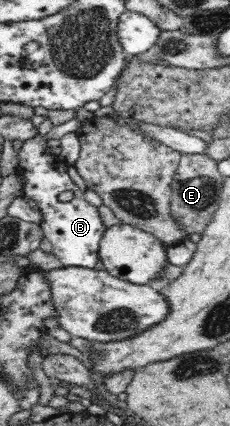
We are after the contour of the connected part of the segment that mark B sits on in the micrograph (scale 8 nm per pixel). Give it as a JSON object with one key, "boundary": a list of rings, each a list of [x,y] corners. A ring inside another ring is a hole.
{"boundary":[[[37,136],[23,142],[23,148],[18,153],[20,162],[17,174],[25,177],[25,196],[37,201],[43,211],[40,225],[52,244],[52,253],[55,257],[61,260],[64,267],[81,266],[93,269],[99,261],[100,240],[106,226],[102,223],[98,208],[86,200],[84,190],[79,190],[67,175],[68,164],[61,157],[46,154],[49,139],[48,136],[43,138]],[[65,191],[72,192],[73,198],[68,202],[60,202],[58,196]]]}

